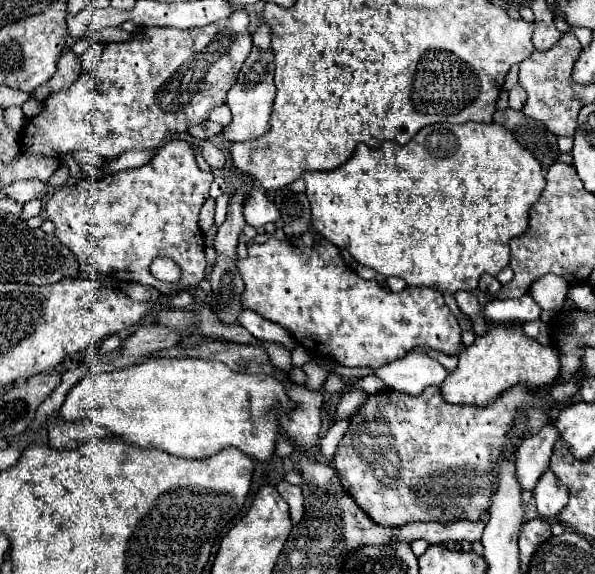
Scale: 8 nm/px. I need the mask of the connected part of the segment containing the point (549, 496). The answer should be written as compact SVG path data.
M548 469L534 489L536 509L542 519L554 519L568 505L568 489Z

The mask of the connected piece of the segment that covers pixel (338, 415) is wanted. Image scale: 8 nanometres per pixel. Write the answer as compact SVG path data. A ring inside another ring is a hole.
M352 389L350 393L346 393L338 405L336 405L336 413L334 413L334 421L340 421L340 419L346 419L350 417L352 413L356 413L356 409L366 401L368 393L360 391L360 389Z

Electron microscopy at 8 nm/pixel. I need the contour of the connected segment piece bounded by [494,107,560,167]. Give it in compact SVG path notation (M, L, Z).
M508 107L494 113L494 123L506 127L514 139L542 163L542 167L550 167L558 159L560 151L556 145L556 135L540 125L540 121L528 119L522 111Z

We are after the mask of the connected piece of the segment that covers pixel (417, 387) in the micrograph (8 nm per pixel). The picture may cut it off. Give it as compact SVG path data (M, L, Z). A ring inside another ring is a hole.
M420 351L408 353L408 357L400 357L400 361L392 361L392 365L382 365L374 369L374 375L394 391L402 391L408 395L420 395L424 387L438 385L446 379L448 371L432 357Z

